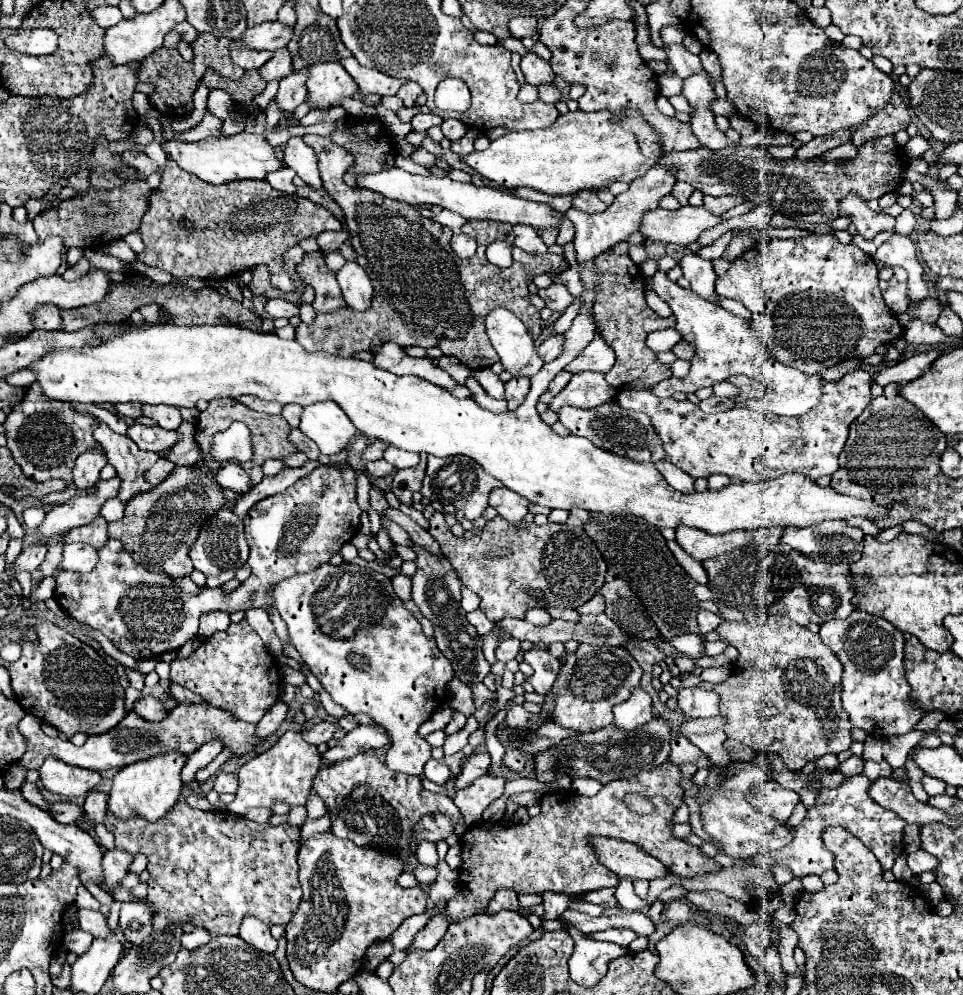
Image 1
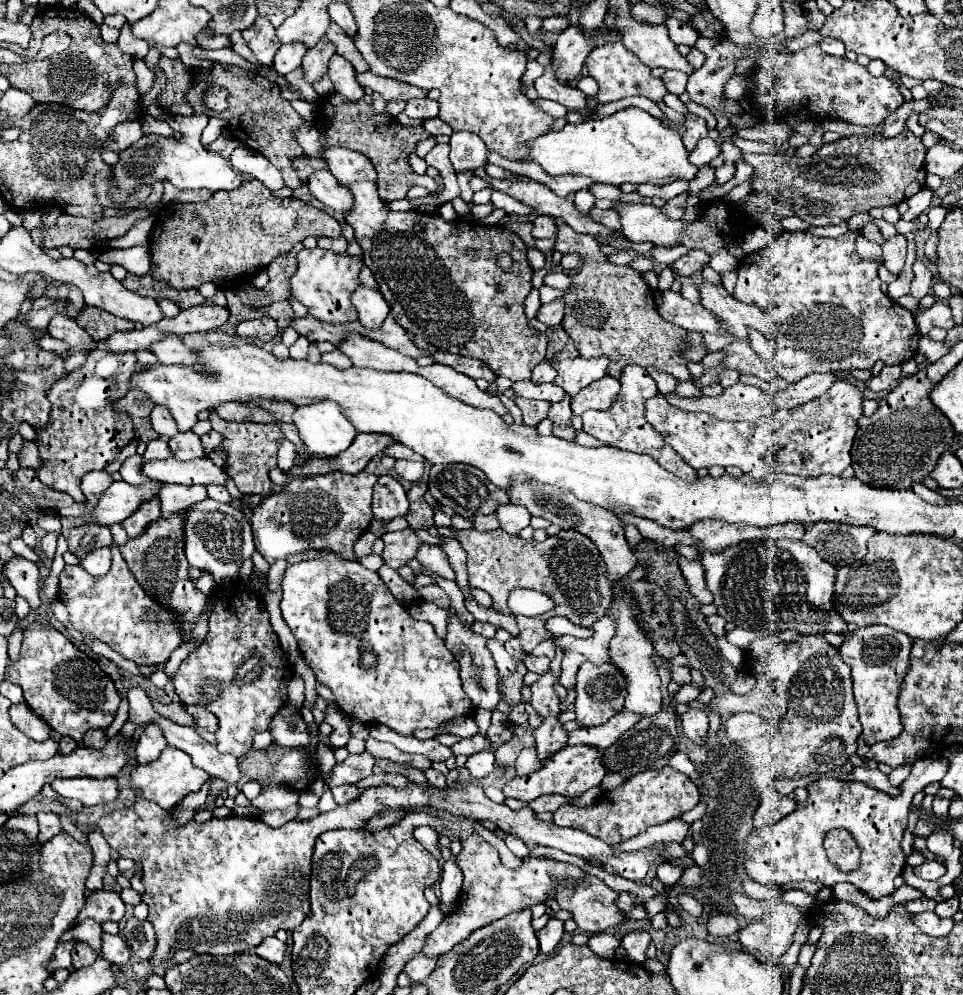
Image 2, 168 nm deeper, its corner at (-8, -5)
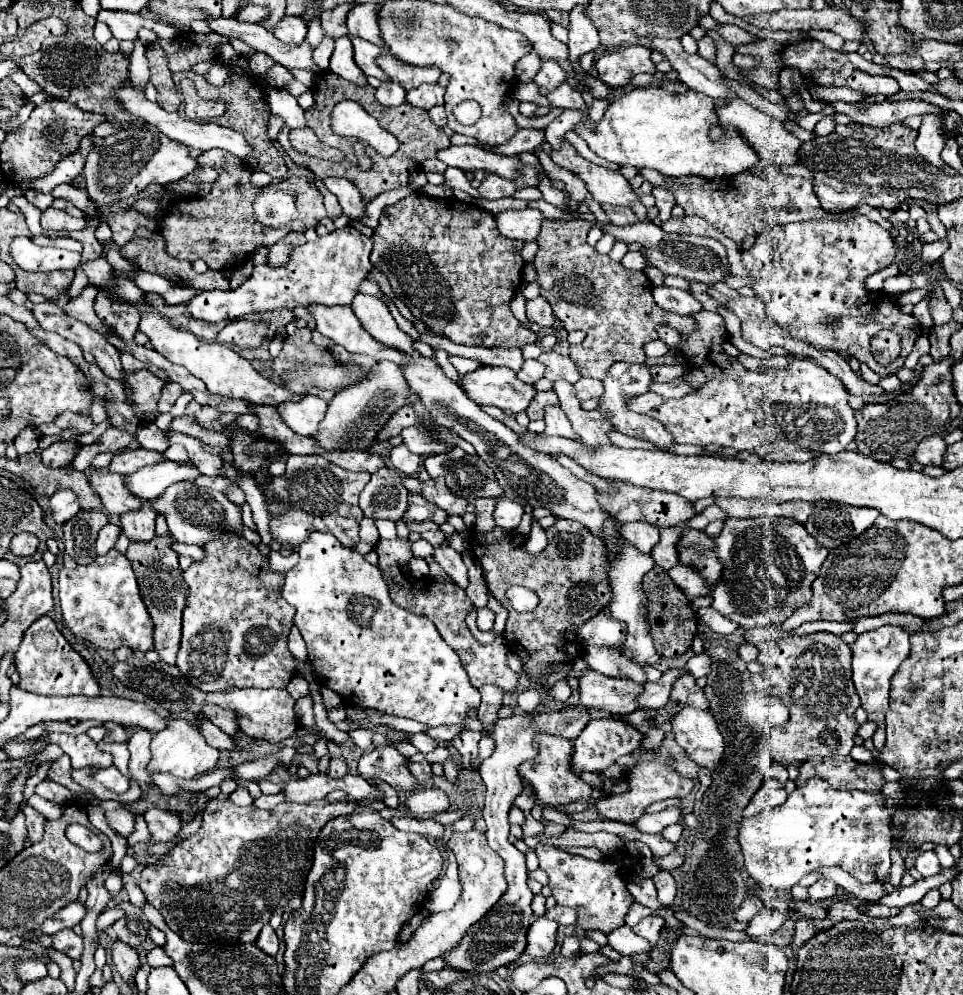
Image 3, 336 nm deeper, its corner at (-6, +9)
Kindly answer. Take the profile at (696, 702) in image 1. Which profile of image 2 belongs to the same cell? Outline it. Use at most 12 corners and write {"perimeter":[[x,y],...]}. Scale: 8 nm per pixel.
{"perimeter":[[700,708],[680,716],[684,734],[704,744],[708,714]]}

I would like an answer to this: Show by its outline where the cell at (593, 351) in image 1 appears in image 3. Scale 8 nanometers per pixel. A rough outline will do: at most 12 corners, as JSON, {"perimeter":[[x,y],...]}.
{"perimeter":[[548,350],[538,356],[550,382],[580,380],[568,356]]}

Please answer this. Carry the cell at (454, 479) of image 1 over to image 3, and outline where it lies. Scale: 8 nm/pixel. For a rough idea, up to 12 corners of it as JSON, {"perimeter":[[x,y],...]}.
{"perimeter":[[460,448],[428,456],[432,478],[466,500],[502,496],[484,460]]}

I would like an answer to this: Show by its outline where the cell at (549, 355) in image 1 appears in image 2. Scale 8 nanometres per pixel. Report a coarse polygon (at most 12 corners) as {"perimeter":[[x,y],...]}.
{"perimeter":[[544,360],[532,370],[534,382],[556,378],[552,360]]}

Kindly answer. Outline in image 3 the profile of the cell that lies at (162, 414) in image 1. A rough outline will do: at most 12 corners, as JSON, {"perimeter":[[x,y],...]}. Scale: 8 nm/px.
{"perimeter":[[170,434],[170,444],[184,444],[202,476],[226,476],[224,462],[202,448],[202,440]]}

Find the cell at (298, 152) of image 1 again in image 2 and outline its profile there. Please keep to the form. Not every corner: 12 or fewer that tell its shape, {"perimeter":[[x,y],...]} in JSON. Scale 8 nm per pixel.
{"perimeter":[[314,170],[308,188],[324,206],[342,214],[352,194],[328,170]]}

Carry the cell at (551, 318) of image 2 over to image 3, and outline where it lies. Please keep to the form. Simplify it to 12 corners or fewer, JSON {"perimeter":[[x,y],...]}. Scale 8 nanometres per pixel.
{"perimeter":[[542,296],[526,302],[528,322],[554,324],[552,308]]}

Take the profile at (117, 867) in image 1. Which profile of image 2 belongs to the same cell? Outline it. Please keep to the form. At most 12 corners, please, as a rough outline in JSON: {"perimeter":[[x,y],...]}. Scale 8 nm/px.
{"perimeter":[[110,888],[88,896],[76,924],[84,918],[120,922],[126,904]]}

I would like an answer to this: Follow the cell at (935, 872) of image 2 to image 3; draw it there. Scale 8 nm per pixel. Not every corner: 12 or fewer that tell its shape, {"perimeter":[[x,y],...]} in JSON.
{"perimeter":[[930,850],[916,858],[916,870],[924,878],[942,870]]}

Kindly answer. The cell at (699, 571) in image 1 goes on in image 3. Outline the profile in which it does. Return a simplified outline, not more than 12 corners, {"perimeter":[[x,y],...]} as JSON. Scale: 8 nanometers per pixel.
{"perimeter":[[678,564],[668,570],[688,596],[706,596],[706,580],[692,568]]}

